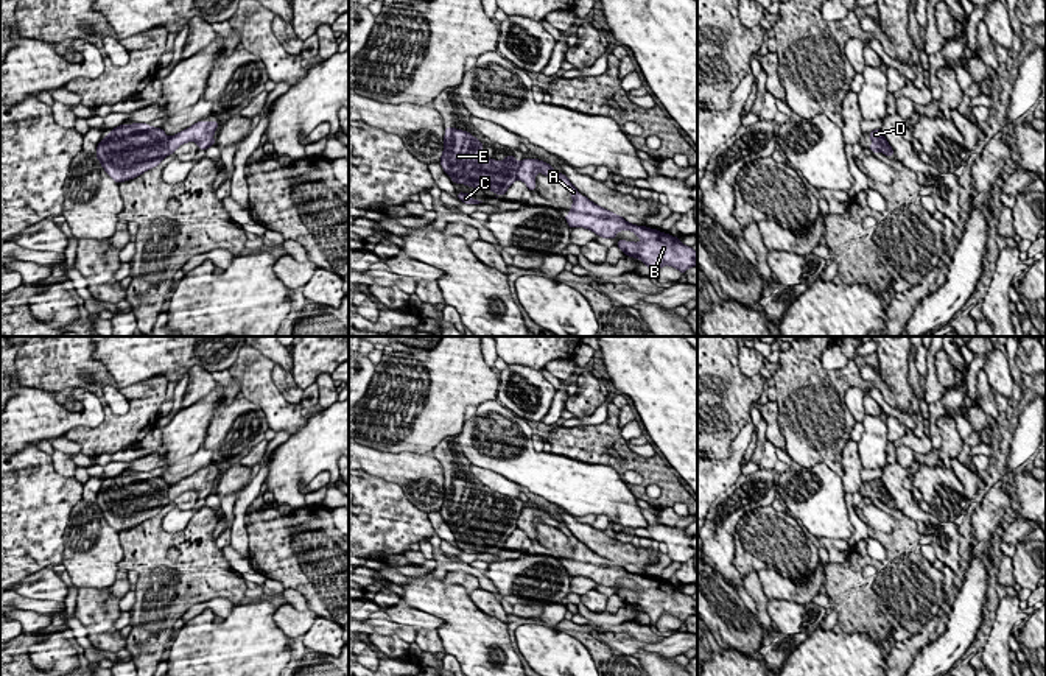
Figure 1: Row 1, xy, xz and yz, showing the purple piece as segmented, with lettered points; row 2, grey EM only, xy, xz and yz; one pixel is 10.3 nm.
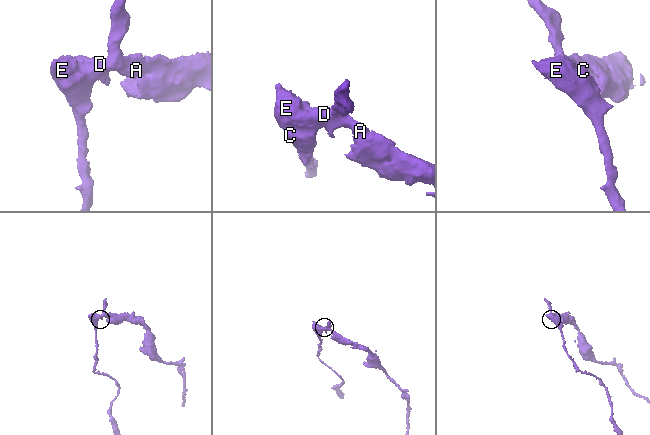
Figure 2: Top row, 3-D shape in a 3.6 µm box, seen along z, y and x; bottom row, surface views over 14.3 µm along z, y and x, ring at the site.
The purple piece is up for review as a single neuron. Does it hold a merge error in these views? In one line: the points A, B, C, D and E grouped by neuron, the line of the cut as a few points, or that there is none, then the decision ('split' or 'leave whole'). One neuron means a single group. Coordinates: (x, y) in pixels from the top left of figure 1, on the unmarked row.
A B / C D E | xz (522, 511), (515, 527) | split

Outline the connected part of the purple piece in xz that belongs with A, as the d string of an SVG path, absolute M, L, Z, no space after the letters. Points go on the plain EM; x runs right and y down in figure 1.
M525 506L518 516L517 528L523 530L528 537L534 540L537 520L560 530L568 537L573 547L573 556L563 567L571 578L585 576L604 587L615 587L618 579L634 579L637 586L643 589L641 592L618 589L616 595L623 598L626 604L646 612L652 625L655 625L663 614L671 614L682 623L685 623L690 615L697 615L697 601L682 593L680 587L646 575L630 573L623 565L596 555L587 545L581 545L568 526L556 520L546 511Z

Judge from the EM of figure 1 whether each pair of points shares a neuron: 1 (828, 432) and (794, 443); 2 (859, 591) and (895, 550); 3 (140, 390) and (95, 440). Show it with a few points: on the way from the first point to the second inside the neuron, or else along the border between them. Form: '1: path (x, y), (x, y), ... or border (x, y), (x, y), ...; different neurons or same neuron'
1: path (821, 440), (816, 444), (802, 444); same neuron
2: path (853, 575), (864, 563), (881, 563); same neuron
3: path (142, 405), (111, 436); same neuron

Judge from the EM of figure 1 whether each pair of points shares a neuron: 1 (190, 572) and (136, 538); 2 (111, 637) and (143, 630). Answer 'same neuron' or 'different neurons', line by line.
1: same neuron
2: different neurons

